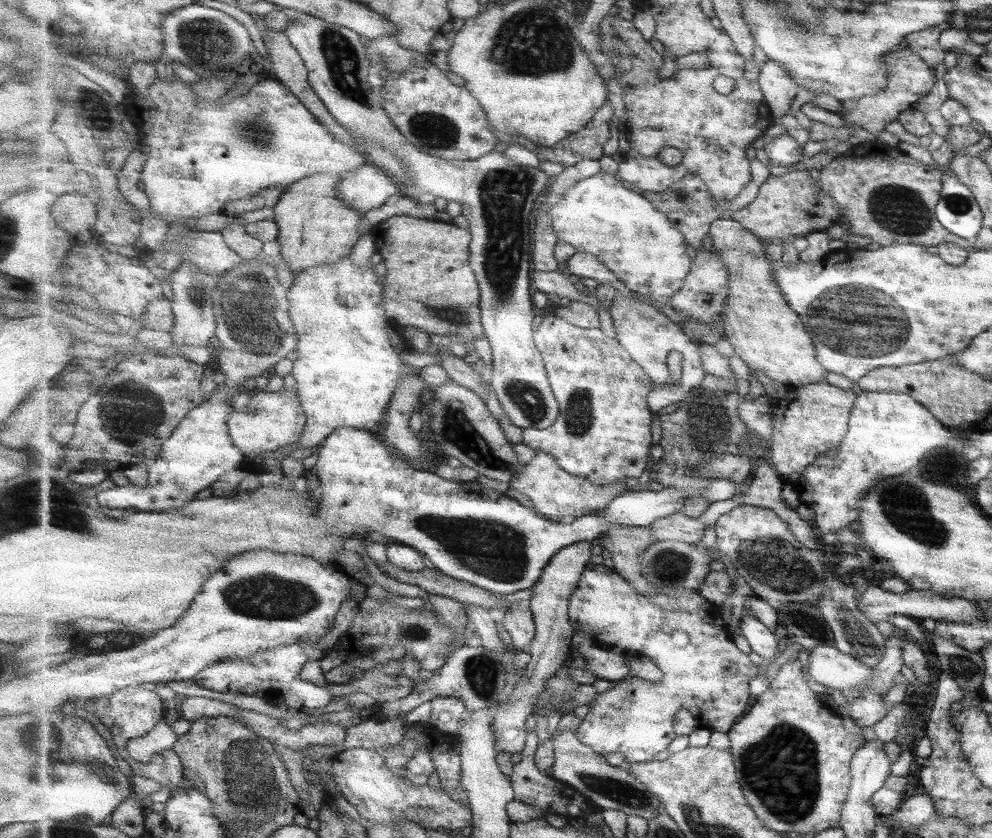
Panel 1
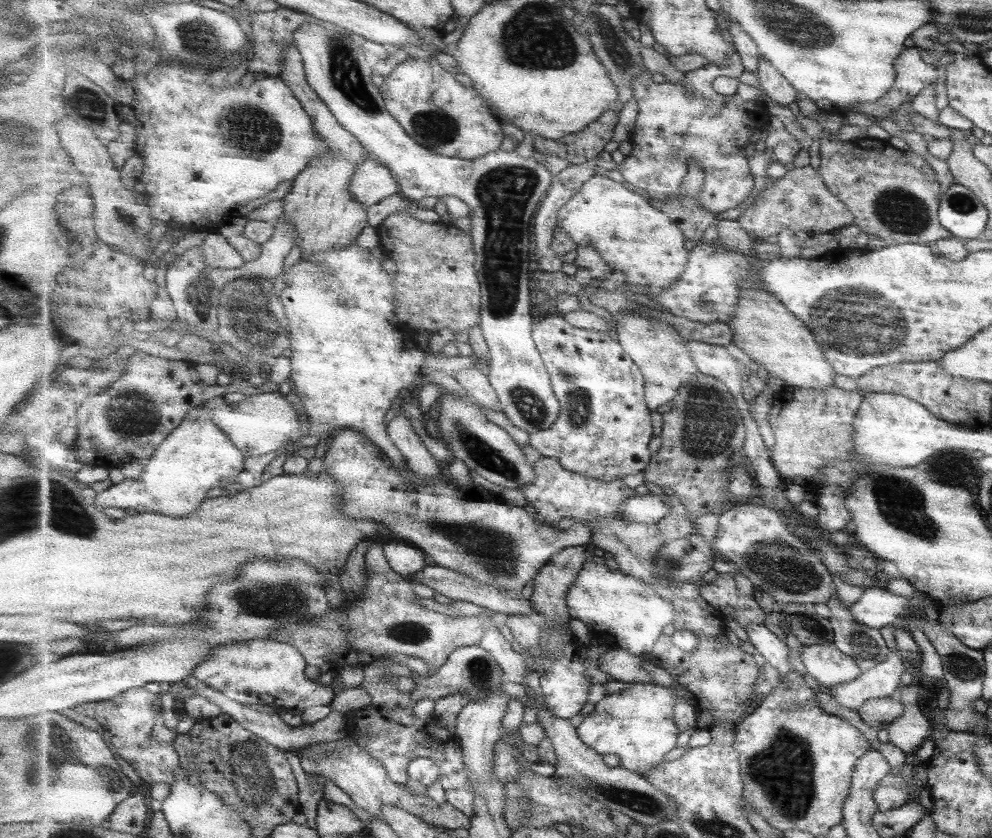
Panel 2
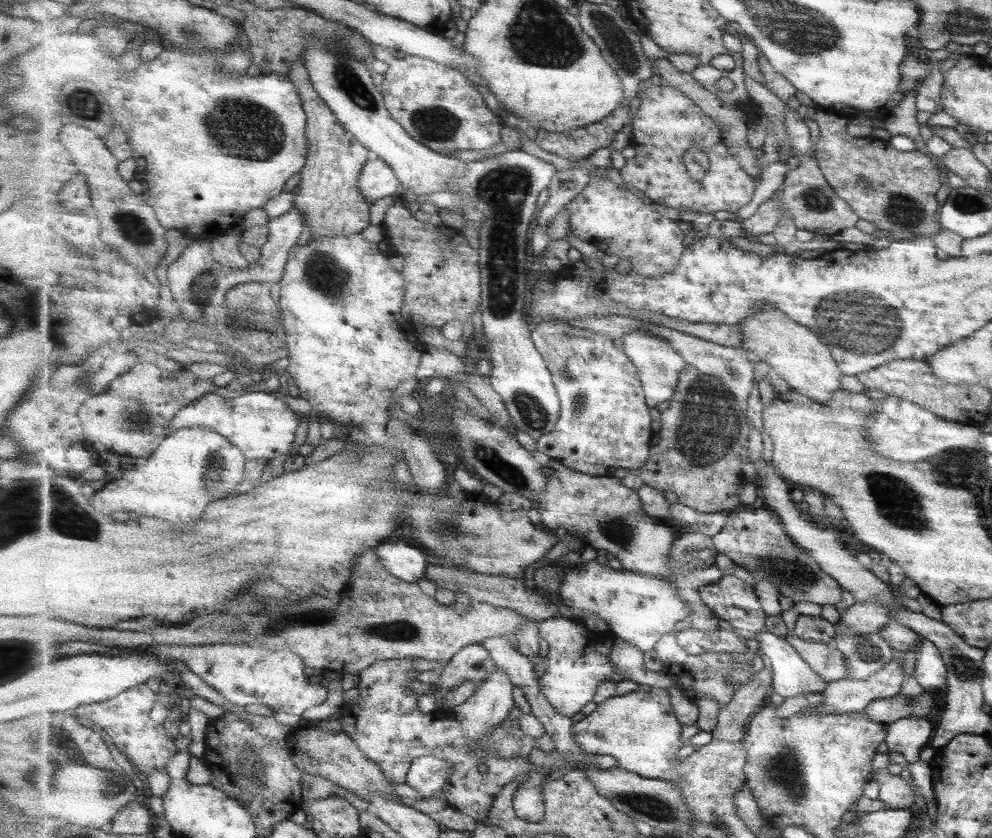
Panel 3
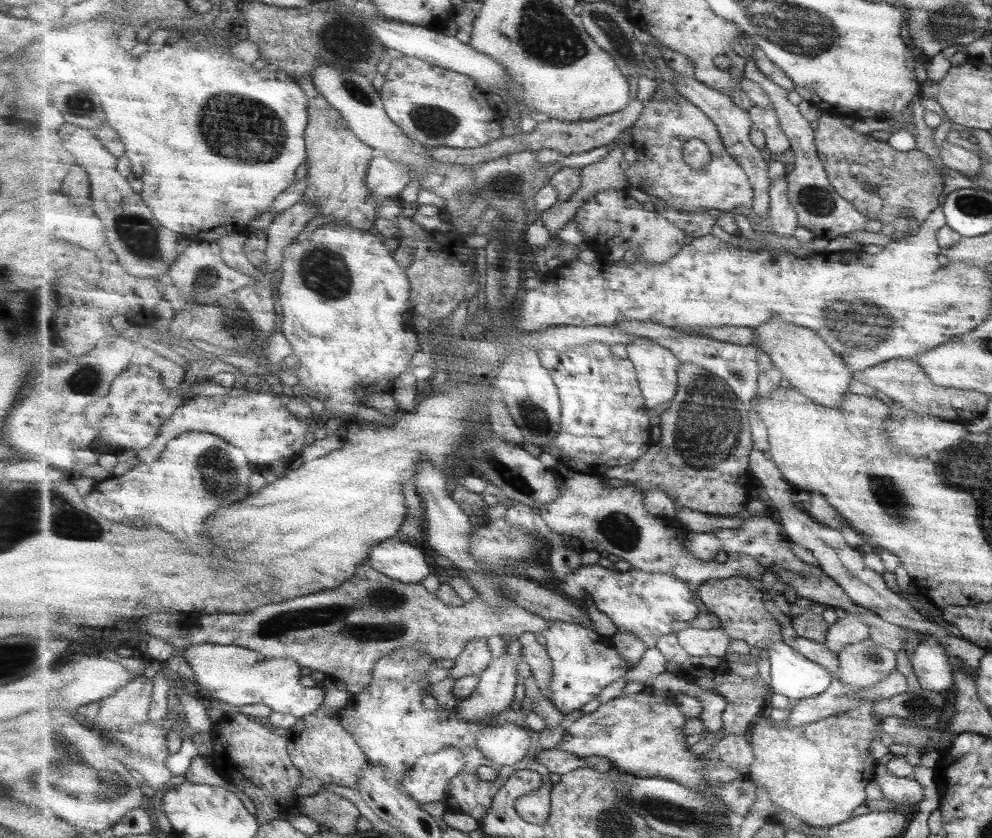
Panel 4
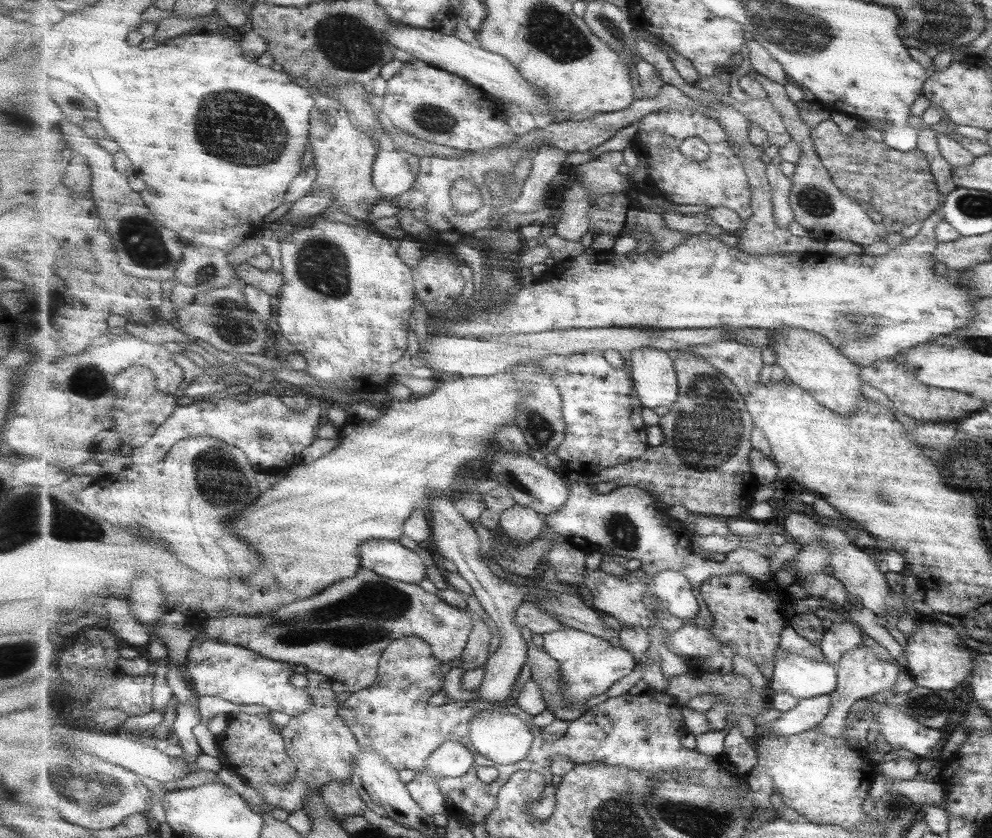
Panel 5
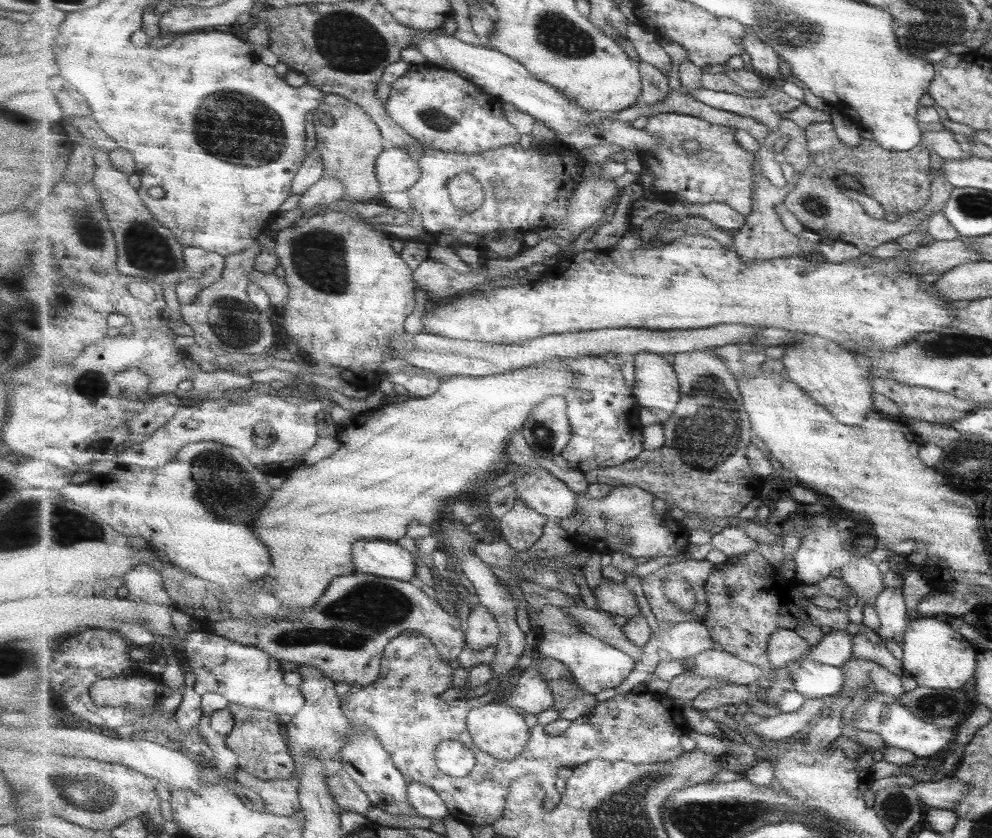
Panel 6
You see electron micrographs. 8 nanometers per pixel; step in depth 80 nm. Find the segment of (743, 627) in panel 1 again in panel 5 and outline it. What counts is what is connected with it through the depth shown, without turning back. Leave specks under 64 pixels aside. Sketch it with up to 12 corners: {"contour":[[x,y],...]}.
{"contour":[[779,652],[769,686],[798,700],[831,695],[838,670]]}

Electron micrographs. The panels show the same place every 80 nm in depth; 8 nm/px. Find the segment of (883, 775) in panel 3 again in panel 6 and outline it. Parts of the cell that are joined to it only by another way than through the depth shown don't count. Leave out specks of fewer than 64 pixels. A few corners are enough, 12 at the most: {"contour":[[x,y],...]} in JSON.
{"contour":[[954,776],[919,781],[911,787],[921,803],[956,807],[966,784]]}

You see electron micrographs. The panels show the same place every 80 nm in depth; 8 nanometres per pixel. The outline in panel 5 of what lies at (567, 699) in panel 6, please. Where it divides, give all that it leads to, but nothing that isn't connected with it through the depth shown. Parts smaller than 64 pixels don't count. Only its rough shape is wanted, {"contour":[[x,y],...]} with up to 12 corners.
{"contour":[[533,633],[529,642],[532,678],[542,688],[547,709],[564,721],[588,712],[585,701],[568,702],[562,693],[561,665]]}

